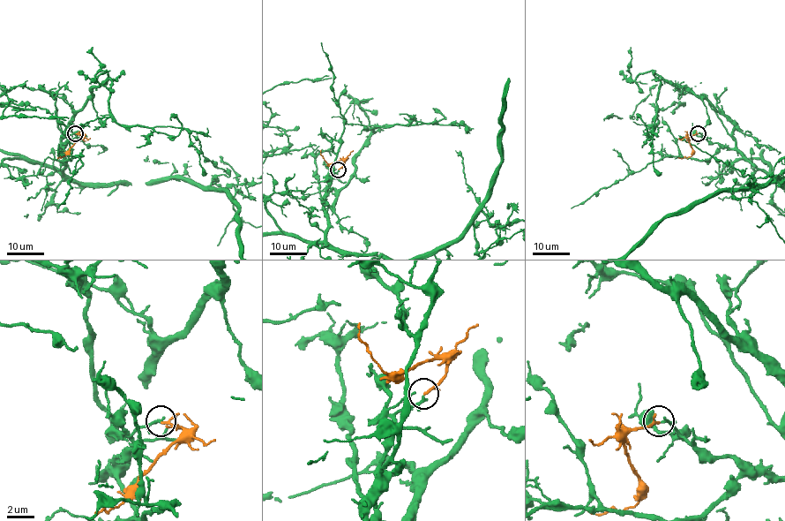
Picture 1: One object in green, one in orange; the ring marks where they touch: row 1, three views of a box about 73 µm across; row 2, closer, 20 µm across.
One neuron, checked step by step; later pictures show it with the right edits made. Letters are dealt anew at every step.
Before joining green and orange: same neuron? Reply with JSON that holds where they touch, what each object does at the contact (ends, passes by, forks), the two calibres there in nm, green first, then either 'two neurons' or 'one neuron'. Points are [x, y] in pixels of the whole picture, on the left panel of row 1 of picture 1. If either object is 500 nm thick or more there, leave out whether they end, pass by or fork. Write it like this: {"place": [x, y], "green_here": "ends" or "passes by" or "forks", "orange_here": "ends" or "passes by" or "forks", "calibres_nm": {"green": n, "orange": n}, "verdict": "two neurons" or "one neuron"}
{"place": [75, 133], "green_here": "ends", "orange_here": "passes by", "calibres_nm": {"green": 220, "orange": 140}, "verdict": "one neuron"}

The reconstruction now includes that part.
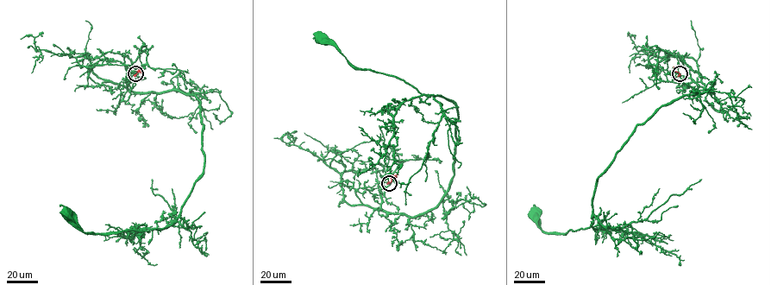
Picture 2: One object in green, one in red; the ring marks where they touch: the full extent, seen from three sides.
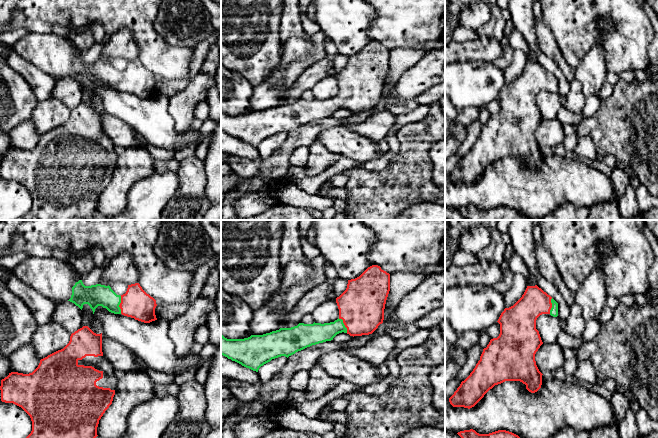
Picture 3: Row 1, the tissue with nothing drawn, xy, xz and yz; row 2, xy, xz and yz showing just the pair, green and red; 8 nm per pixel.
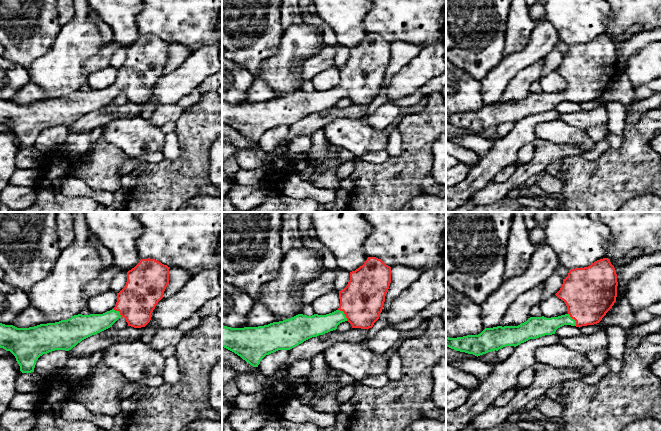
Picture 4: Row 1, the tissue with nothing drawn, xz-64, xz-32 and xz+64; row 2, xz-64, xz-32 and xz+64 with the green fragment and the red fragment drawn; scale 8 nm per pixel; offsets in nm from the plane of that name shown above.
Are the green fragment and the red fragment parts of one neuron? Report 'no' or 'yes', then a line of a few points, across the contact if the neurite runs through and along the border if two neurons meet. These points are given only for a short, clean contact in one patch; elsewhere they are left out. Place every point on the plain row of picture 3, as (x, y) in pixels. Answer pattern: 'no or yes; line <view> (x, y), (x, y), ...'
yes; line xy (96, 71), (119, 80), (135, 79)

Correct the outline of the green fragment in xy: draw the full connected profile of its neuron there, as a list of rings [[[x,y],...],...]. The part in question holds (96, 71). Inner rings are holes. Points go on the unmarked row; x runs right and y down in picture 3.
[[[79,56],[72,63],[72,71],[68,77],[81,86],[84,80],[88,80],[93,90],[98,82],[102,82],[111,89],[122,90],[144,99],[157,96],[156,76],[147,70],[139,59],[128,61],[126,69],[120,72],[109,61],[85,62],[82,56]]]

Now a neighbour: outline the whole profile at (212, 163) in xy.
[[[221,120],[212,131],[212,140],[204,160],[206,172],[205,195],[211,205],[221,204]]]

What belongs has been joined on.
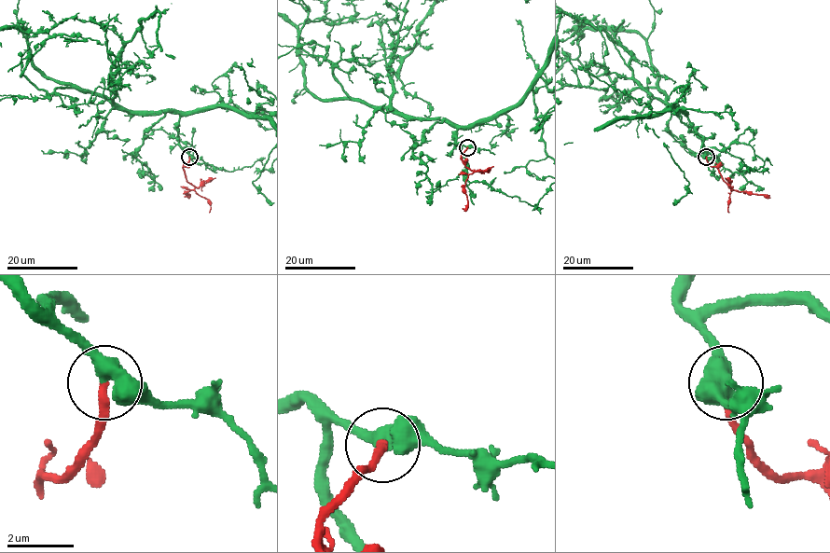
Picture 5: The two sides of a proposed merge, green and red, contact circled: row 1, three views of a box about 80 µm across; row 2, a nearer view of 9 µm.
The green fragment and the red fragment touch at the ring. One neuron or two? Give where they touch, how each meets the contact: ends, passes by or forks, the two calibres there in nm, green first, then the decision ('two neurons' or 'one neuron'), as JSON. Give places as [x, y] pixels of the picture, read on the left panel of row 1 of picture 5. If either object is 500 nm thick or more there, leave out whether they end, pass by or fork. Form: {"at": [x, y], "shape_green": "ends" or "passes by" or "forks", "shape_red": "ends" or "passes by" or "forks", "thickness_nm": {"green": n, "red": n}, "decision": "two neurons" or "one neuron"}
{"at": [189, 157], "thickness_nm": {"green": 500, "red": 280}, "decision": "one neuron"}

